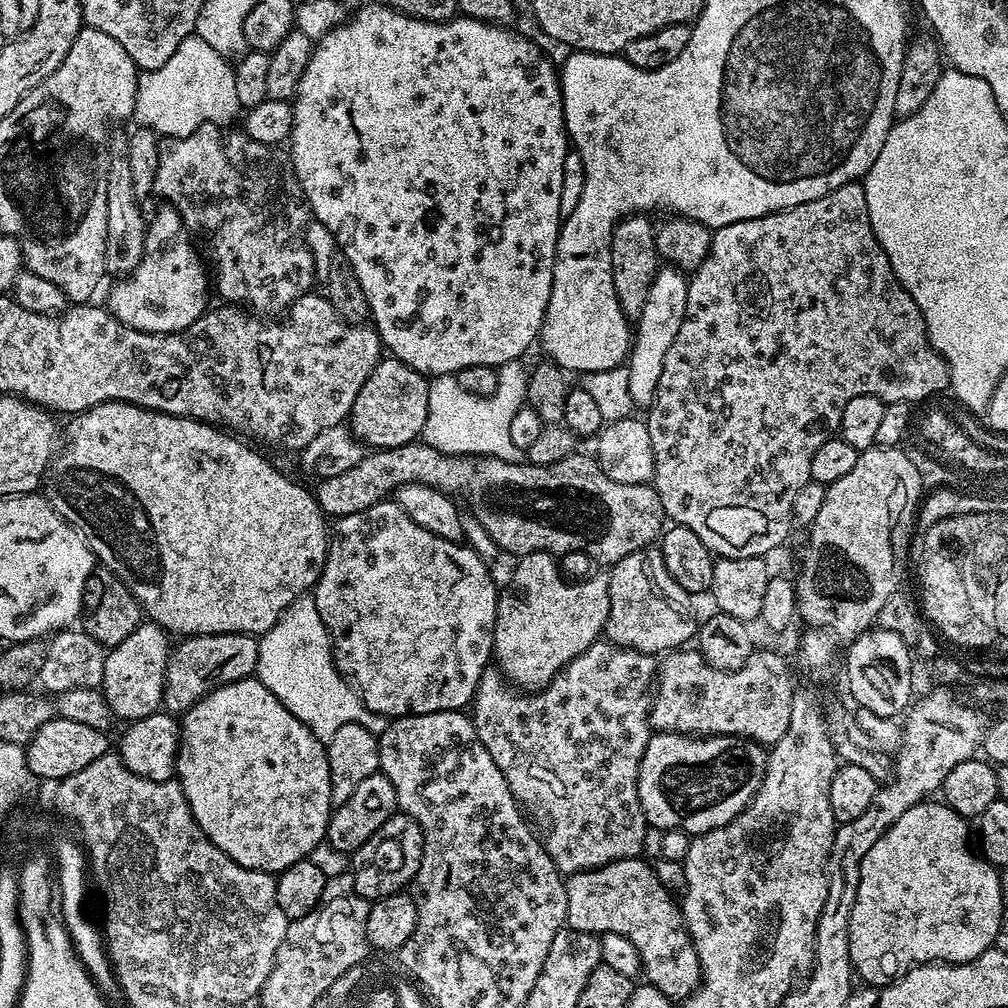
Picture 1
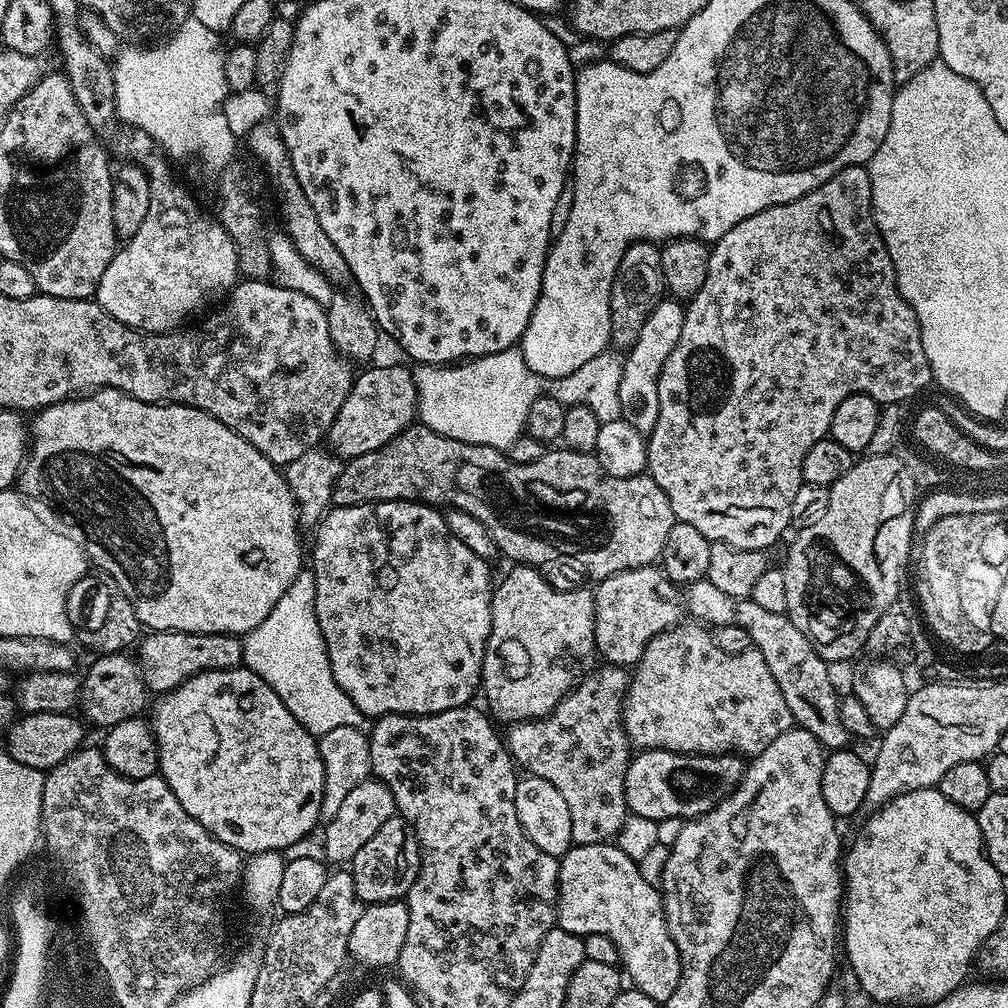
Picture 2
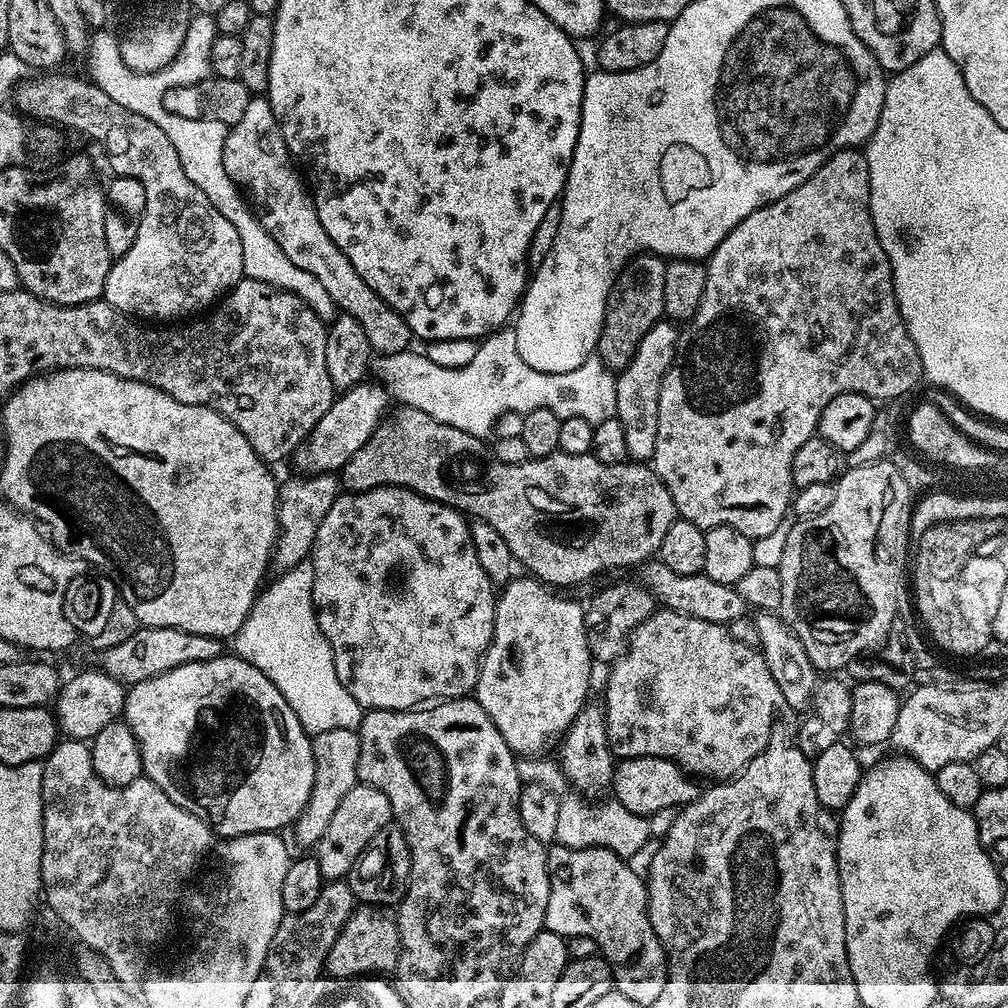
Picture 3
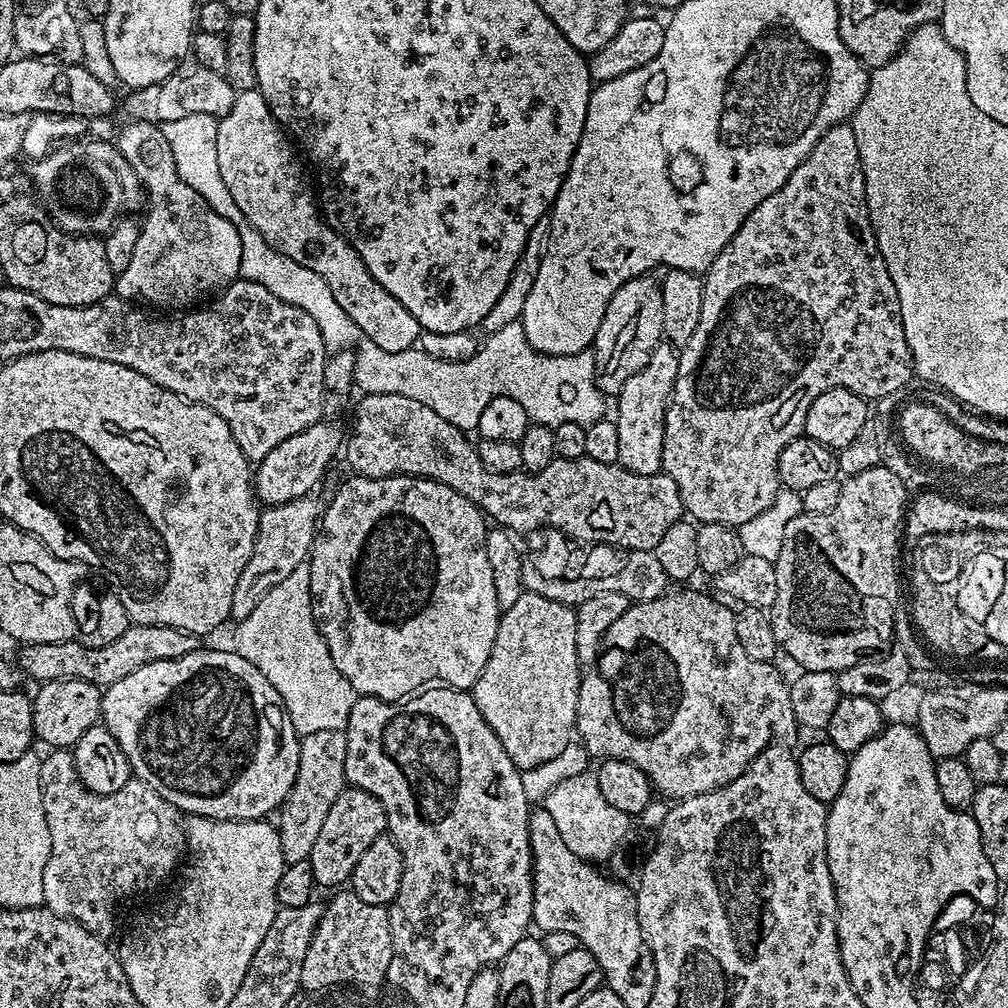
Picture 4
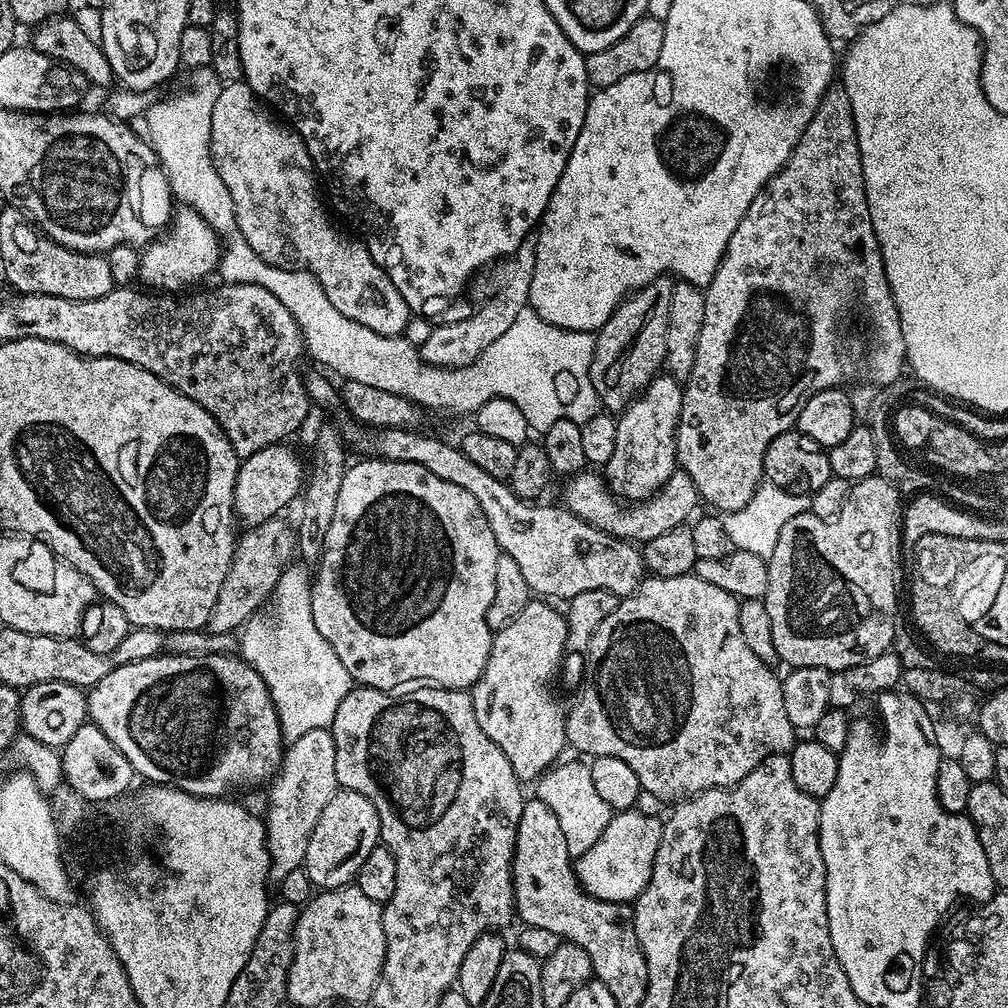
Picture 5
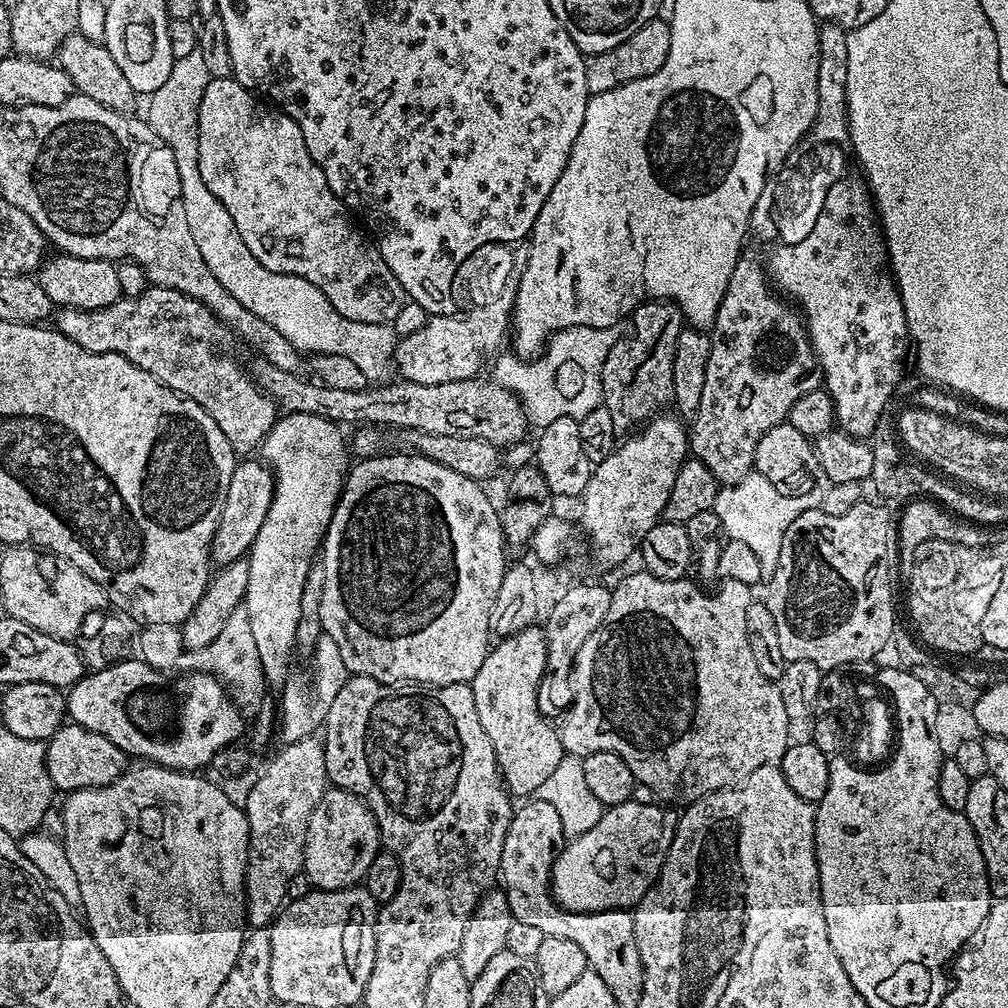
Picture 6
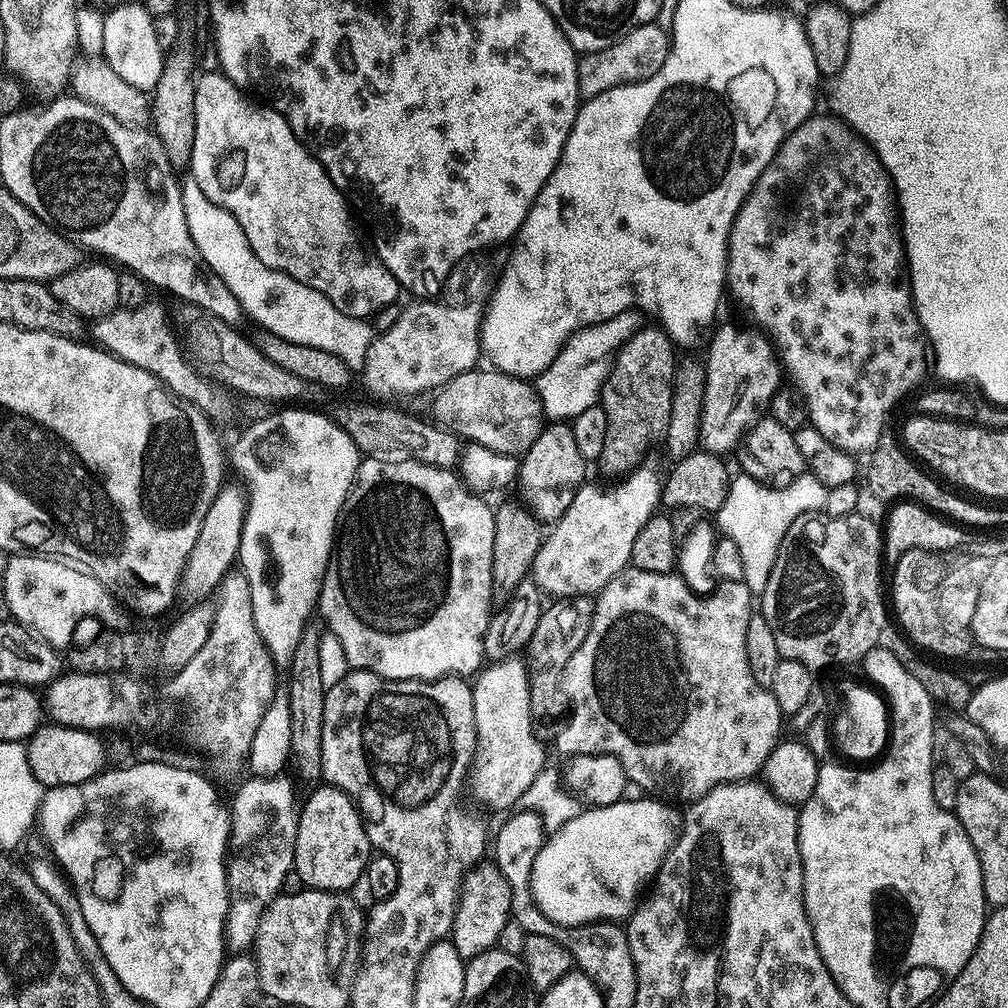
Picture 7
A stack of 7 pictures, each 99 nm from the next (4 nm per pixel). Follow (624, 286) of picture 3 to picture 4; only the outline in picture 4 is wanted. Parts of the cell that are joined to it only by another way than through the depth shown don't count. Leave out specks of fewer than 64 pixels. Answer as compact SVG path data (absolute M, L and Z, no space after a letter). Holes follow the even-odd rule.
M645 274L630 278L610 298L606 314L602 314L602 326L598 326L598 334L592 339L591 354L596 363L596 386L605 394L619 394L626 386L626 378L634 378L664 340L662 290L660 280L654 277Z

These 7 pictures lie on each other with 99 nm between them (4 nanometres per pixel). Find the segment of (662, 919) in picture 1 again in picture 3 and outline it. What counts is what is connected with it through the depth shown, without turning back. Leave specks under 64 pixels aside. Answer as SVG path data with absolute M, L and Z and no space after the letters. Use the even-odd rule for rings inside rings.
M553 843L547 849L548 853L548 877L550 878L550 898L546 902L546 918L544 919L544 928L549 932L558 934L565 938L574 936L585 936L586 938L594 938L599 955L607 960L612 967L612 979L614 981L615 991L626 994L626 998L630 998L630 1002L638 1002L644 1006L650 1006L654 1002L654 998L659 998L662 990L666 986L666 978L668 977L668 956L664 953L662 942L658 938L658 934L654 934L654 926L648 917L648 885L646 880L638 878L628 865L627 859L620 857L618 854L604 848L584 848L572 849L567 848L560 843Z

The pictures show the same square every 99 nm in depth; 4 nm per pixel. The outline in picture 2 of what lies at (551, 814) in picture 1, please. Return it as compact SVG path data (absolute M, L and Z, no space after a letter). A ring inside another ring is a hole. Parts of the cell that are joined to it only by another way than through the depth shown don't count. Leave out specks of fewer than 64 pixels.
M597 667L560 699L550 715L541 716L539 720L518 720L507 725L506 747L513 761L521 769L524 767L525 773L548 779L562 797L566 798L573 826L573 845L615 841L630 815L626 802L626 770L630 759L630 745L623 722L624 697L628 694L629 679L629 673L623 667Z

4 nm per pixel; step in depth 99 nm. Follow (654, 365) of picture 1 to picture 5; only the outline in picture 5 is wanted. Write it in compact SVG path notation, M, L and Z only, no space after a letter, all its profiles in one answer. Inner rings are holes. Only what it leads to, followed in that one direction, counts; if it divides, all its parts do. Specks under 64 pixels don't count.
M661 374L619 413L616 421L618 442L614 446L614 455L608 464L603 465L602 472L610 481L612 491L625 501L649 500L678 471L676 427L683 397L681 381L671 374Z

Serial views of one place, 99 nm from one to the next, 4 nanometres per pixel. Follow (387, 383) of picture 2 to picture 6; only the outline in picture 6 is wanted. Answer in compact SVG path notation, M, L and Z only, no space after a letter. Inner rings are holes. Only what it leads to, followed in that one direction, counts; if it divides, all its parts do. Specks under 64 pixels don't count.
M252 458L241 459L236 465L234 474L230 474L230 490L226 490L226 502L222 506L222 514L218 518L218 526L214 530L214 538L212 539L210 560L216 566L223 566L247 557L254 538L258 534L258 530L262 528L262 522L265 521L266 514L270 508L270 502L272 501L272 495L276 489L276 481L271 468L259 459L256 459L257 461L248 459Z

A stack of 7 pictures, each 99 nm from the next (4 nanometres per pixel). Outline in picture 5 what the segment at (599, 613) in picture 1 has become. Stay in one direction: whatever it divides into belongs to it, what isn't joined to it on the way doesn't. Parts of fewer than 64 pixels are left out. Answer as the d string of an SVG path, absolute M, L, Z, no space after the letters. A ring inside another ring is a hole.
M540 598L529 600L526 610L522 610L522 614L518 614L510 626L493 635L484 672L470 689L478 726L482 726L484 733L498 745L502 754L506 754L514 774L521 782L540 780L561 759L560 751L566 748L566 712L560 709L559 702L552 697L548 687L560 668L560 659L566 656L568 621L561 609L559 612L548 604L551 603Z

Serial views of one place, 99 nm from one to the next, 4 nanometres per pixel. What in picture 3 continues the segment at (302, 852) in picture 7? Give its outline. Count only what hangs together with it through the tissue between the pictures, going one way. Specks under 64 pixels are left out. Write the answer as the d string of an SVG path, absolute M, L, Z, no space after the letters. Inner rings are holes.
M359 782L355 784L350 794L342 798L334 819L330 826L326 826L326 834L322 834L322 838L314 846L314 855L325 881L344 880L374 838L374 834L378 834L378 830L390 823L393 823L390 798L386 798L386 794L382 794L382 790L374 786Z

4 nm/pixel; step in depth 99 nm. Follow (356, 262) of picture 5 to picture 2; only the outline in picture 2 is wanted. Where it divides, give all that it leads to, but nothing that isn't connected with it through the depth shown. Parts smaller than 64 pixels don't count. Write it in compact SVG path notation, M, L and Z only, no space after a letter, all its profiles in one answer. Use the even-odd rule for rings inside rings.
M271 119L264 120L250 130L246 137L246 143L248 143L249 150L264 163L262 168L271 187L273 184L280 191L280 216L284 219L282 228L292 239L294 246L298 246L298 252L302 254L302 258L306 258L306 262L310 262L320 272L323 272L324 277L333 286L344 286L344 283L349 283L350 273L346 266L346 258L342 258L342 254L338 254L338 246L334 246L334 242L330 242L330 238L326 238L326 230L322 230L322 222L318 222L318 214L314 214L314 206L310 206L306 194L294 174L279 126Z

